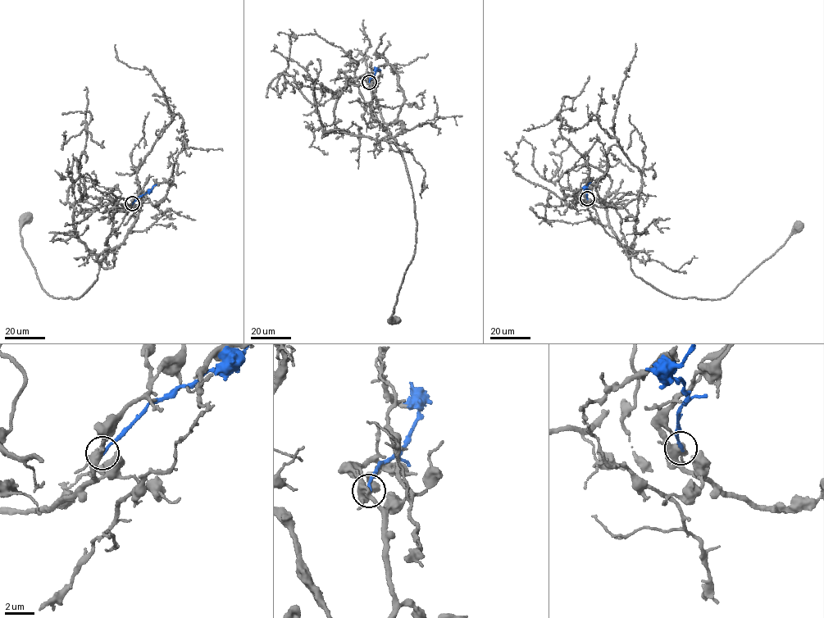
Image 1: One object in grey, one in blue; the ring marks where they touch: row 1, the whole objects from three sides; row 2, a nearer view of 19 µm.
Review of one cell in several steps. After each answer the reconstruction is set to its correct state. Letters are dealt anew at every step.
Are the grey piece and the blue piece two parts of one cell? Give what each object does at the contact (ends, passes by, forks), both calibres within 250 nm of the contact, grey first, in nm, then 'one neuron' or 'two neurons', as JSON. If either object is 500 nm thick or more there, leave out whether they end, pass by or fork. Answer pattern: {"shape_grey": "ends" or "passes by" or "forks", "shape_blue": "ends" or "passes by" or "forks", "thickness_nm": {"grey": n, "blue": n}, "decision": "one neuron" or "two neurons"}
{"shape_grey": "passes by", "shape_blue": "ends", "thickness_nm": {"grey": 480, "blue": 200}, "decision": "two neurons"}

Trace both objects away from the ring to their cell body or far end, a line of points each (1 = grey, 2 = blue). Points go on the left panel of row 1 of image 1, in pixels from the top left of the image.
1: (132, 204), (115, 211), (97, 279), (76, 298), (53, 297), (42, 288), (22, 245), (26, 220)
2: (132, 204), (157, 184)

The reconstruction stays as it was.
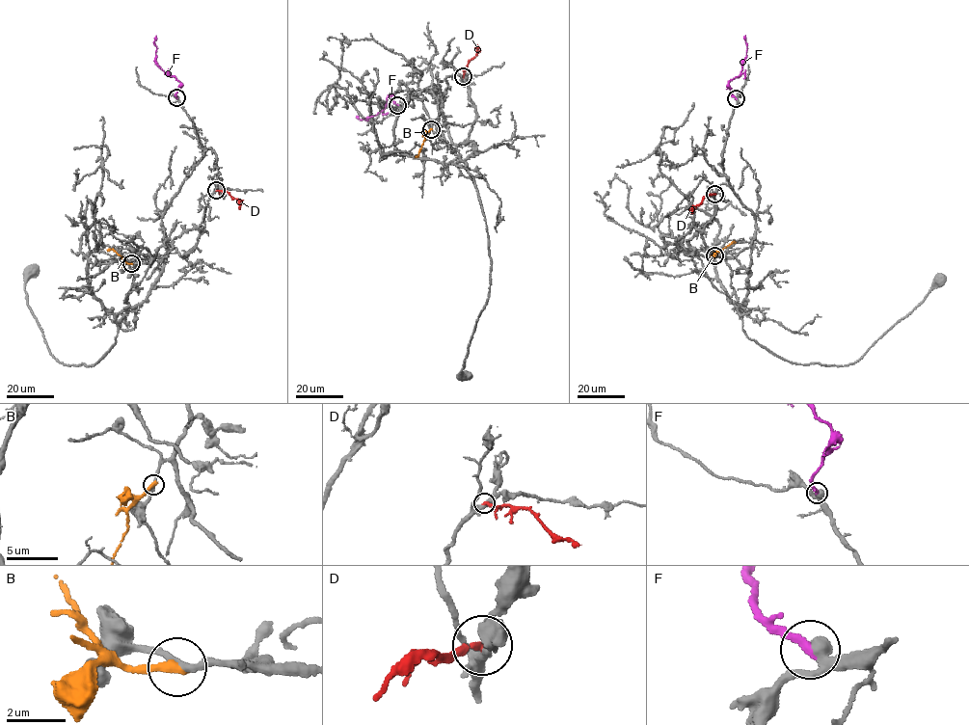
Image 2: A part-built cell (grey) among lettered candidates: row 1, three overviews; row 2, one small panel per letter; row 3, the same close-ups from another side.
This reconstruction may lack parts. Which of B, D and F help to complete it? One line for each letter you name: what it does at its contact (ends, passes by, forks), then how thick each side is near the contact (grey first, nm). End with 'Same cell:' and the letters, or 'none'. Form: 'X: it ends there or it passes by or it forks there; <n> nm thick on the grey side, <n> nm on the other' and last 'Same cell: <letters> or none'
F: it ends there; 400 nm thick on the grey side, 280 nm on the other
Same cell: F

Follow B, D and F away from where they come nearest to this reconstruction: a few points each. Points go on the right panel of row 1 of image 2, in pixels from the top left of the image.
B: (714, 255), (734, 242)
D: (714, 194), (706, 195), (700, 203), (692, 206), (691, 213)
F: (736, 98), (728, 84), (740, 76), (746, 56), (745, 36)

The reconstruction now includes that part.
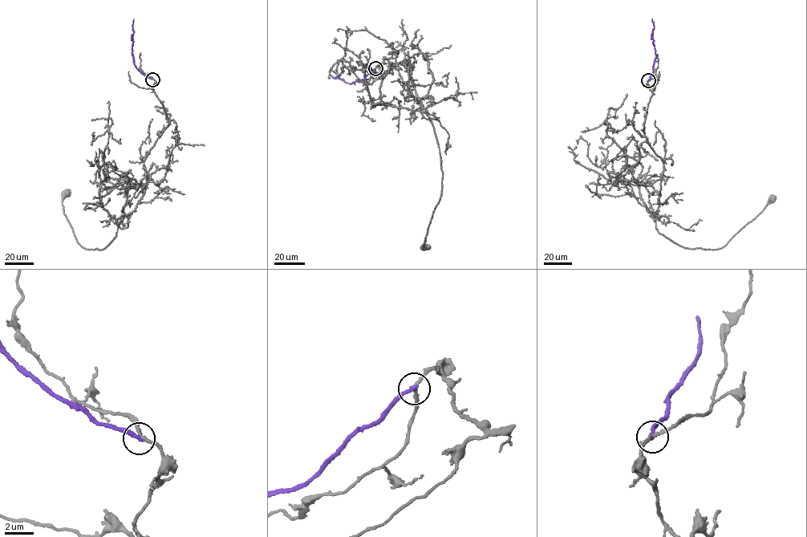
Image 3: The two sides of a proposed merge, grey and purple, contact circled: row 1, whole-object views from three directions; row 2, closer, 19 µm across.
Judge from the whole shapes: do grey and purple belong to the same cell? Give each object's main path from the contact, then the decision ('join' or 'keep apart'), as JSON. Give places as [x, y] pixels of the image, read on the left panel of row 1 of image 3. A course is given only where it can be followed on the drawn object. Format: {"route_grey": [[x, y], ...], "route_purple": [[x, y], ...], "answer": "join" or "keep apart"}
{"route_grey": [[152, 79], [168, 124], [143, 161], [144, 193], [103, 249], [77, 242], [66, 194]], "route_purple": [[152, 79], [139, 71], [134, 63], [133, 18]], "answer": "keep apart"}

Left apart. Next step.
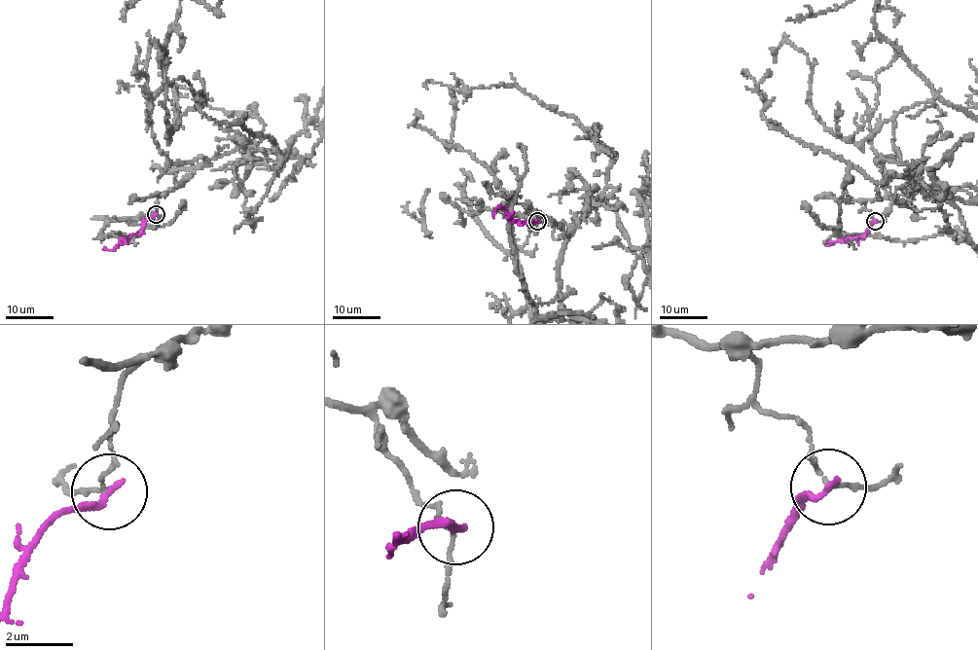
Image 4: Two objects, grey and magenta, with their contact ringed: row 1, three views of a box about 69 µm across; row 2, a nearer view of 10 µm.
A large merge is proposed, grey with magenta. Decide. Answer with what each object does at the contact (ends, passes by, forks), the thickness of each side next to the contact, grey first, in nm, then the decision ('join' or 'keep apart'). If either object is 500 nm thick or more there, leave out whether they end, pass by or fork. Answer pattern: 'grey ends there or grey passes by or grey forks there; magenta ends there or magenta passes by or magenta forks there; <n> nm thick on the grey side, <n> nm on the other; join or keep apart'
grey passes by; magenta ends there; 90 nm thick on the grey side, 220 nm on the other; keep apart

